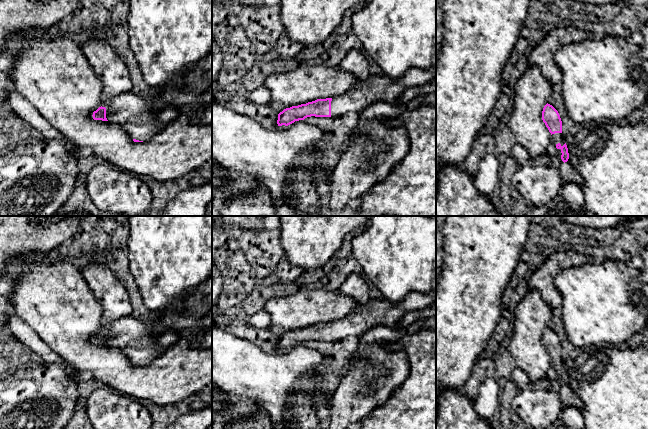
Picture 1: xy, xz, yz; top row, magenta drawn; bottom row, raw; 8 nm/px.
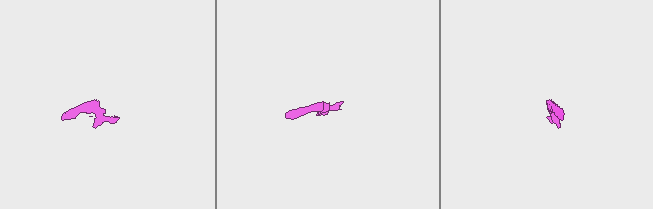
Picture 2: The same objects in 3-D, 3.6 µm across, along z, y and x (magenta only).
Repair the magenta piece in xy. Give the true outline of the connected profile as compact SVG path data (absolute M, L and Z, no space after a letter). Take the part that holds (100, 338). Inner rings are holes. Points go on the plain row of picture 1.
M128 316L117 320L111 327L102 326L92 340L94 344L117 347L128 356L134 366L143 366L179 339L179 335L171 330L154 337L148 324Z

